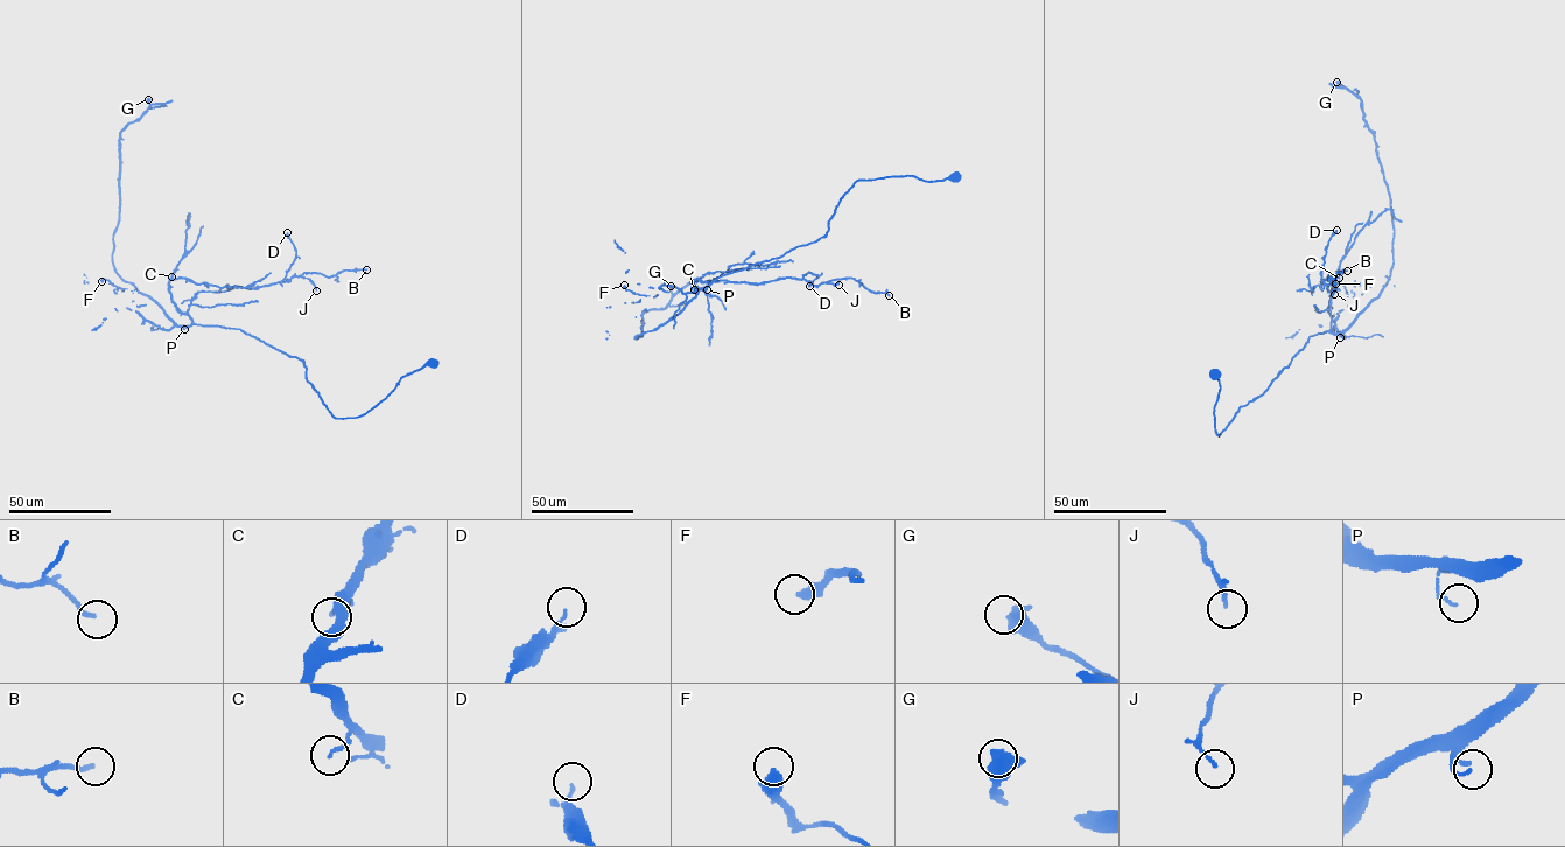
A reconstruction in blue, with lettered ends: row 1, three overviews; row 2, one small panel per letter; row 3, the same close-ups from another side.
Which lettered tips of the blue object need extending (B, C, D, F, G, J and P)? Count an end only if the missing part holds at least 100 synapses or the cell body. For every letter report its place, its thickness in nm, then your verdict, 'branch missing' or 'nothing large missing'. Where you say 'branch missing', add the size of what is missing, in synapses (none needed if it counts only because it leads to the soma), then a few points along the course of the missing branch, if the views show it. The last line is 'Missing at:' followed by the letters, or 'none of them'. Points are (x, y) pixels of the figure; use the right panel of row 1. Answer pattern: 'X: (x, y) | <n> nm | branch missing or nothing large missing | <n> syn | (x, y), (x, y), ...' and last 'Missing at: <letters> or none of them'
B: (1347, 271) | 150 nm | nothing large missing
C: (1339, 278) | 130 nm | nothing large missing
D: (1337, 230) | 90 nm | nothing large missing
F: (1335, 284) | 460 nm | nothing large missing
G: (1337, 82) | 600 nm | nothing large missing
J: (1334, 294) | 130 nm | nothing large missing
P: (1340, 337) | 110 nm | nothing large missing
Missing at: none of them

